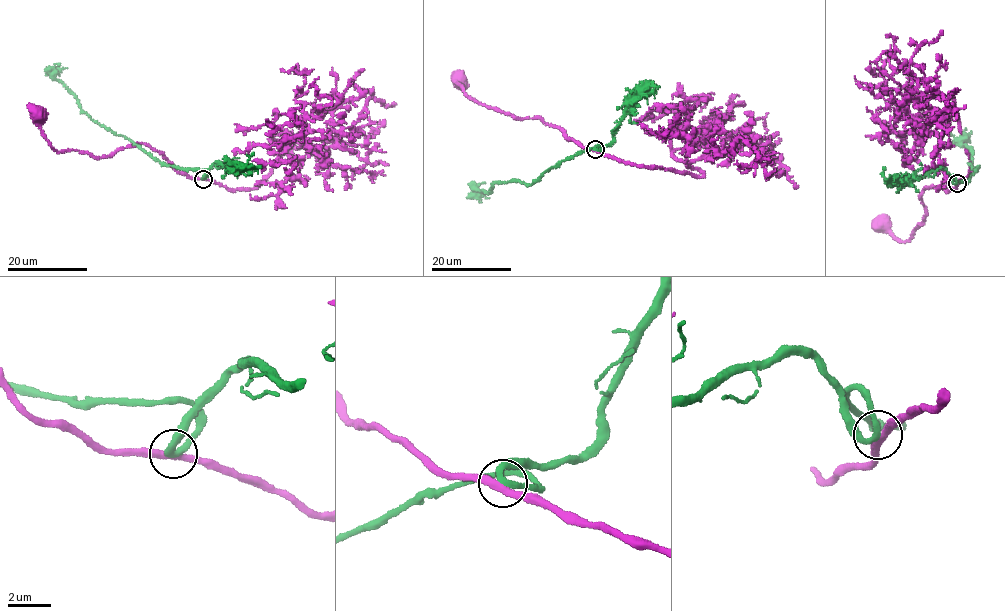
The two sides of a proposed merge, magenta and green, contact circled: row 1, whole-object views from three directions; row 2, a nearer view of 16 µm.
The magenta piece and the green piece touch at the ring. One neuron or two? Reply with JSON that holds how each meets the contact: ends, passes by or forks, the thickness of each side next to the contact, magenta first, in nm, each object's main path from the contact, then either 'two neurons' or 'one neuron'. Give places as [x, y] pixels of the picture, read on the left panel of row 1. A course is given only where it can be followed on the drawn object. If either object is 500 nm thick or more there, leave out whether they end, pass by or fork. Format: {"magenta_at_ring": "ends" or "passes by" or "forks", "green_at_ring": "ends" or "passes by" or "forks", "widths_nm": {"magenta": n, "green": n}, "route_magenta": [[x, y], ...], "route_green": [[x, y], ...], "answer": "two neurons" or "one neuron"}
{"magenta_at_ring": "passes by", "green_at_ring": "passes by", "widths_nm": {"magenta": 320, "green": 280}, "route_magenta": [[203, 179], [179, 173], [165, 156], [148, 144], [118, 149], [97, 158], [56, 151], [41, 129], [37, 112]], "route_green": [[203, 179], [206, 169], [162, 165], [81, 111], [77, 98], [54, 76], [67, 67]], "answer": "two neurons"}

